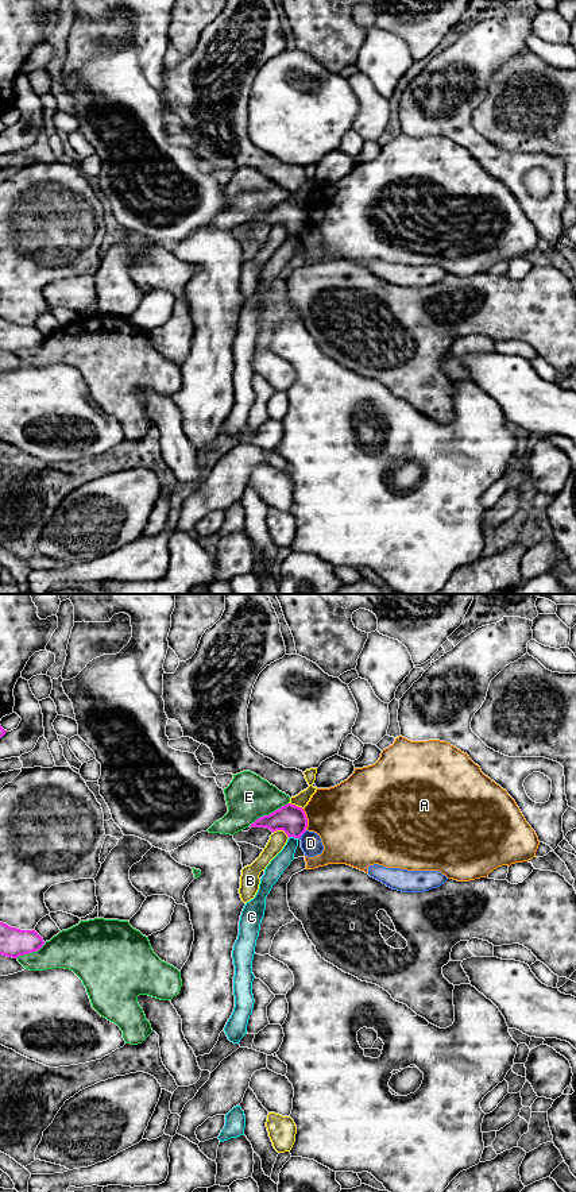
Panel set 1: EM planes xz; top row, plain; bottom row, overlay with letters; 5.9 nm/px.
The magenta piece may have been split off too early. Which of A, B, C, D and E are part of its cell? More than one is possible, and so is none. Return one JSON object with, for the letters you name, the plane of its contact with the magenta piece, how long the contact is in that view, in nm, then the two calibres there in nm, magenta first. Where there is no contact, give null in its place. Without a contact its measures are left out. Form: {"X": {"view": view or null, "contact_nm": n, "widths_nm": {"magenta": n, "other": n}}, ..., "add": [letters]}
{"add": []}

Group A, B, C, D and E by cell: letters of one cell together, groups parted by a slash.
A / B / C / D / E

